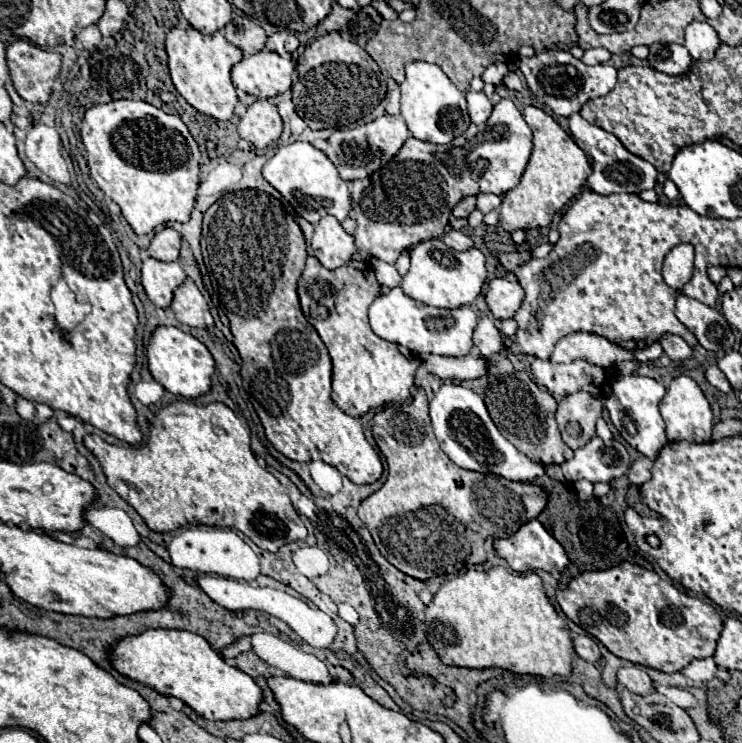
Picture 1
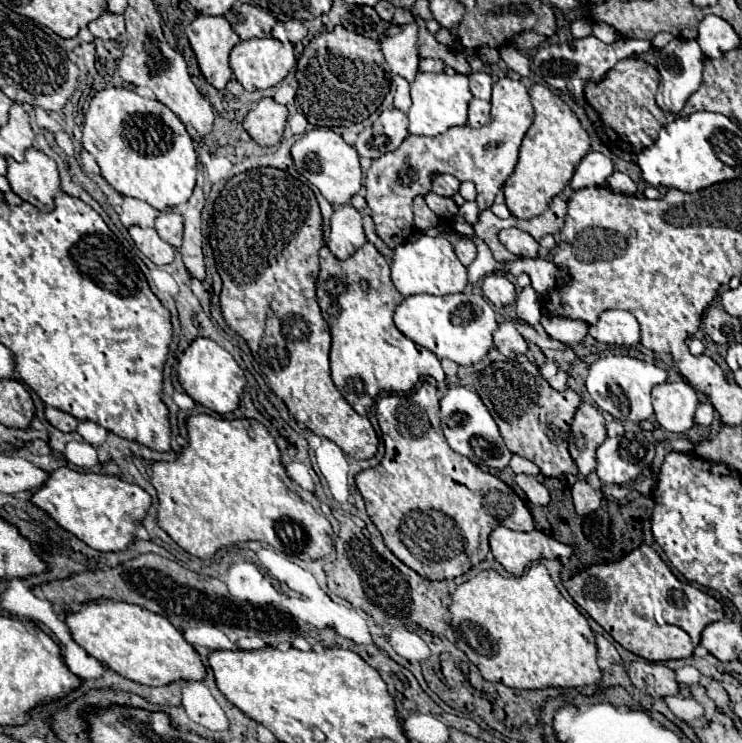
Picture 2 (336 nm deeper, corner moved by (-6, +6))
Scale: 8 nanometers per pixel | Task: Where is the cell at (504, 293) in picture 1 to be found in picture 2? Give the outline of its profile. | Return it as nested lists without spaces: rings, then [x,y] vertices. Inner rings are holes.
[[[500,274],[486,276],[482,282],[482,292],[496,308],[504,308],[516,300],[516,286]]]

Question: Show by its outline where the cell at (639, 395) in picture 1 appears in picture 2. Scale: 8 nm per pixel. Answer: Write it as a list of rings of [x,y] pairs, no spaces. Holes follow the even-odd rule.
[[[606,356],[596,360],[590,366],[586,388],[592,400],[602,410],[612,414],[616,420],[630,420],[634,424],[640,424],[642,420],[648,420],[654,414],[652,402],[650,402],[652,388],[664,382],[666,382],[666,372],[654,364],[648,364],[638,358],[630,358],[630,356]]]

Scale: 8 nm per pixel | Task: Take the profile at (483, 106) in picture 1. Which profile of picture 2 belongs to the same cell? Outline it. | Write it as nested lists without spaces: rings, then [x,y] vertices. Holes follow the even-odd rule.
[[[472,98],[470,110],[468,110],[468,126],[478,128],[478,126],[484,126],[488,120],[490,120],[490,102]]]

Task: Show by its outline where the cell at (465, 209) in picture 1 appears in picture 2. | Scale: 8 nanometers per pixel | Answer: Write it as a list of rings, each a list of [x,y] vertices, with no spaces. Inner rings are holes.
[[[438,176],[434,182],[432,182],[432,190],[434,194],[438,196],[446,196],[446,198],[452,198],[458,190],[460,190],[460,180],[454,178],[454,176]]]

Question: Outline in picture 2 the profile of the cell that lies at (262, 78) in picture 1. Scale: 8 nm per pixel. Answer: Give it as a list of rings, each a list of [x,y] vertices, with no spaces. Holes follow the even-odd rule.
[[[256,38],[256,40],[240,42],[232,48],[230,66],[232,72],[236,74],[236,80],[242,84],[242,88],[254,92],[280,84],[296,68],[296,58],[294,58],[292,44],[282,44],[276,38]]]

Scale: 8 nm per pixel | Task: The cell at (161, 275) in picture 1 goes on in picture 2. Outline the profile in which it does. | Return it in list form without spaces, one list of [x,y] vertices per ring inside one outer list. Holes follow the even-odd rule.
[[[132,226],[132,228],[128,228],[128,232],[130,232],[134,244],[138,246],[138,250],[146,258],[150,258],[156,266],[166,266],[166,264],[170,264],[174,260],[174,256],[176,256],[174,248],[170,244],[166,244],[156,234],[154,228],[138,228],[138,226]]]

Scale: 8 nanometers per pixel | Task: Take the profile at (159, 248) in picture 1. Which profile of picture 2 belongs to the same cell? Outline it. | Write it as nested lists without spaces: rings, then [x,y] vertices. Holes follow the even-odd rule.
[[[166,210],[156,218],[154,230],[170,246],[178,248],[182,244],[182,216],[176,210]]]

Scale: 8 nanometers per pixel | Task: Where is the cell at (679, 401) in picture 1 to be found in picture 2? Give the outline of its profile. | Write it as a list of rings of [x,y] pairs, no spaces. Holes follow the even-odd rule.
[[[666,382],[652,390],[652,404],[654,404],[656,420],[664,430],[674,434],[684,434],[694,426],[694,412],[700,404],[700,398],[698,392],[688,382]]]

